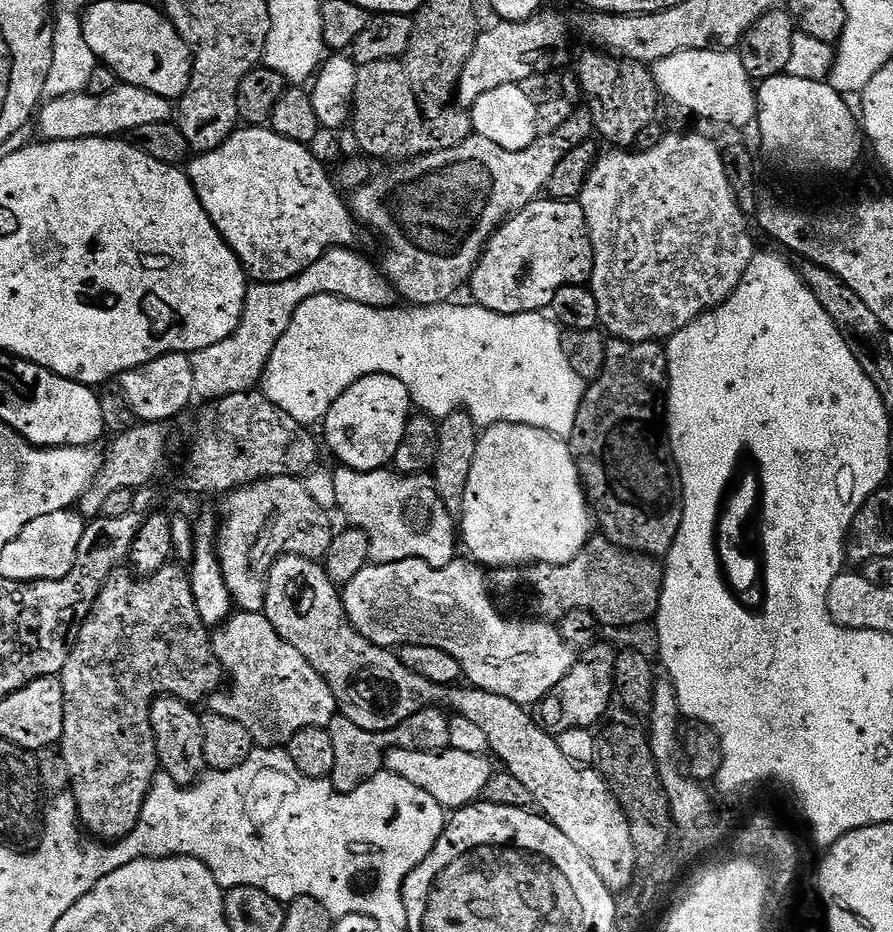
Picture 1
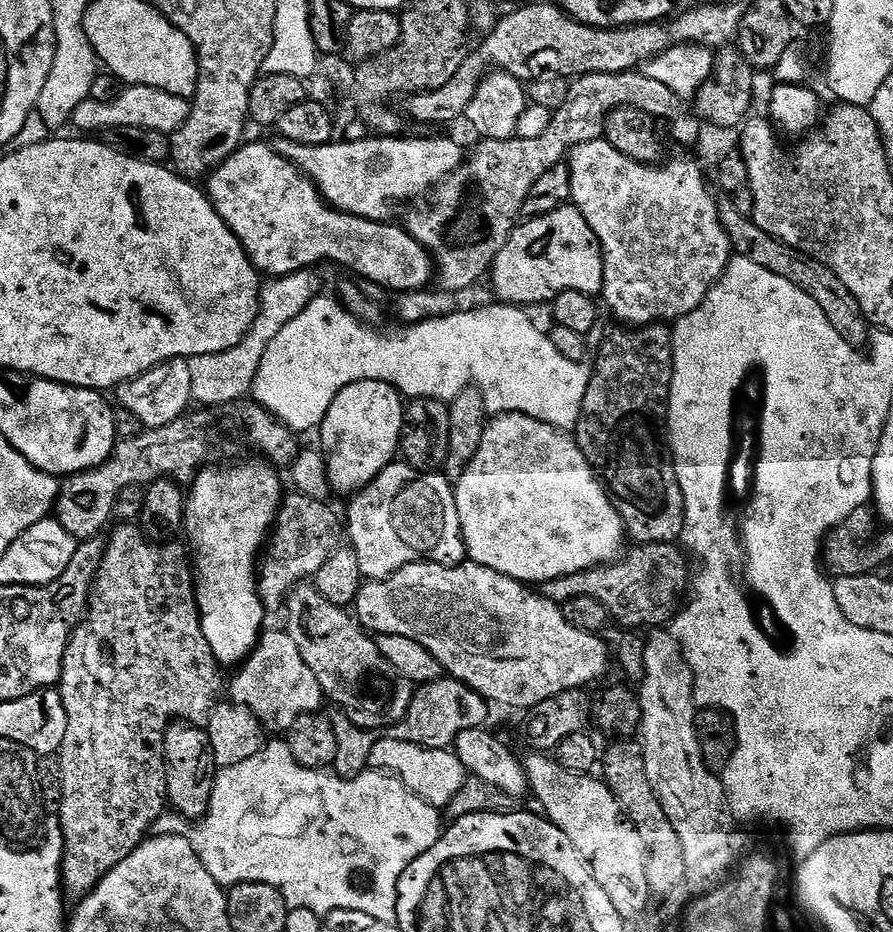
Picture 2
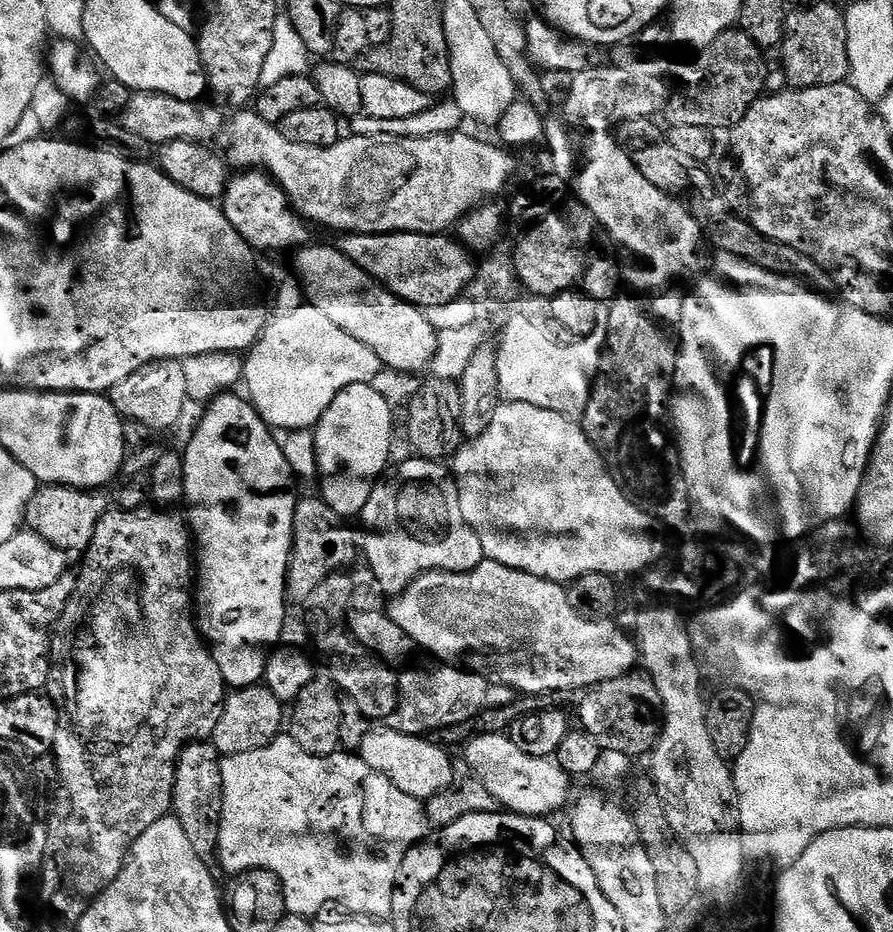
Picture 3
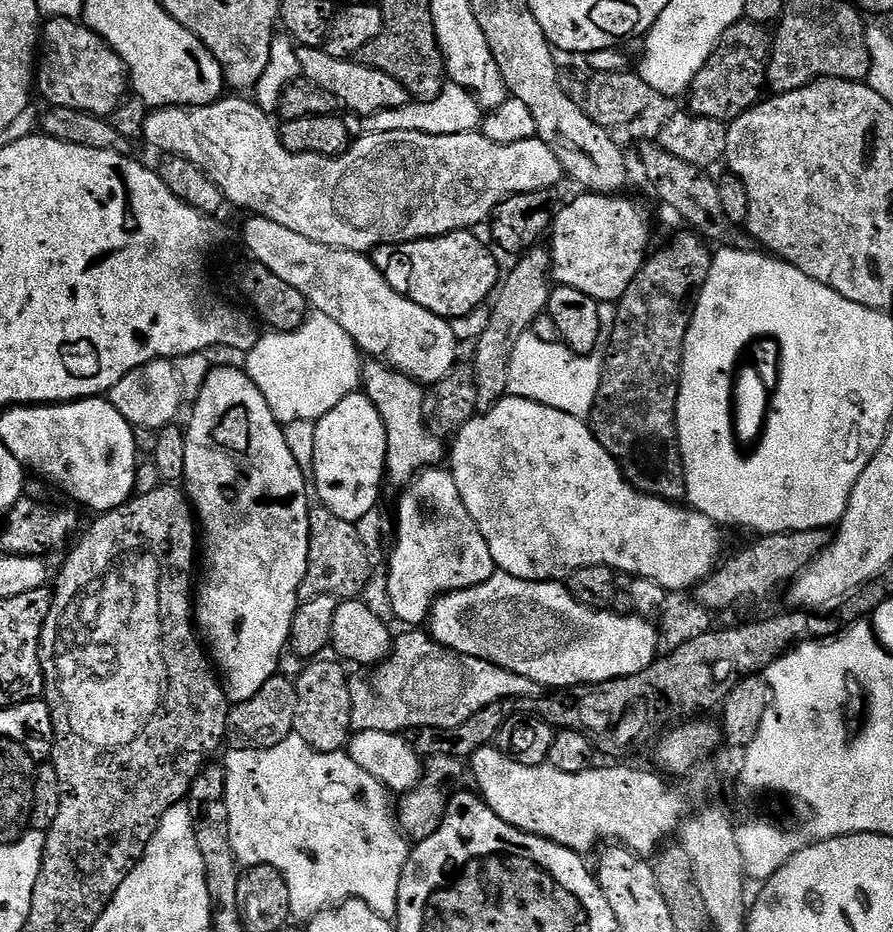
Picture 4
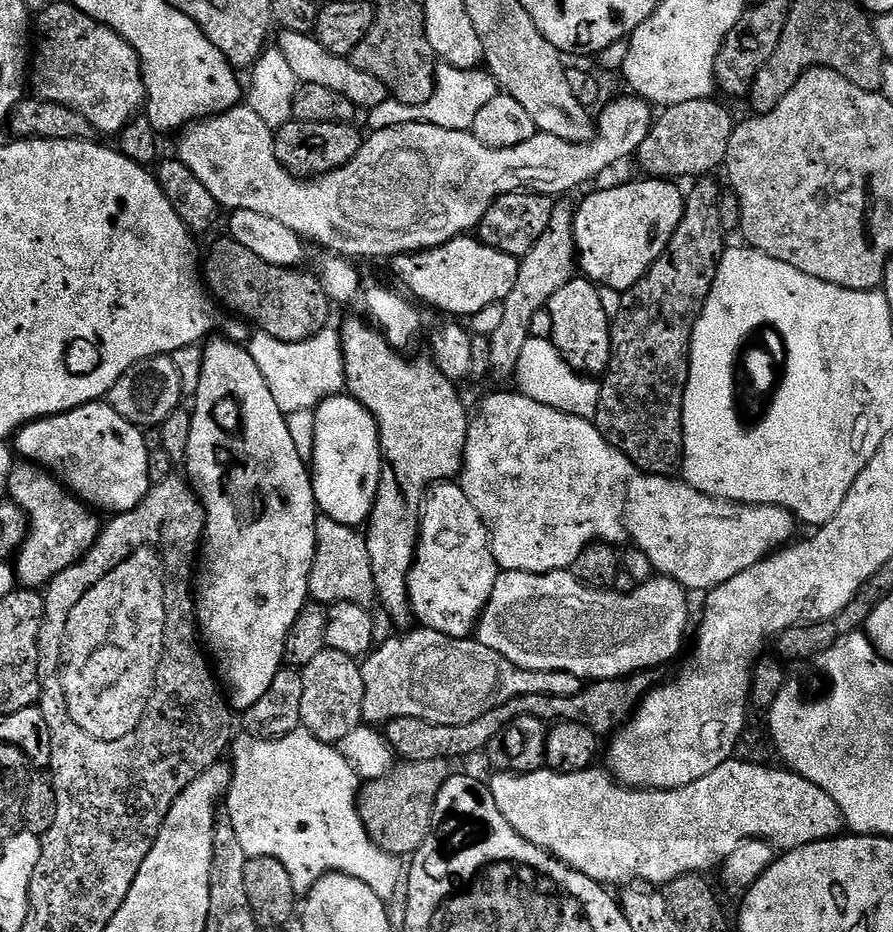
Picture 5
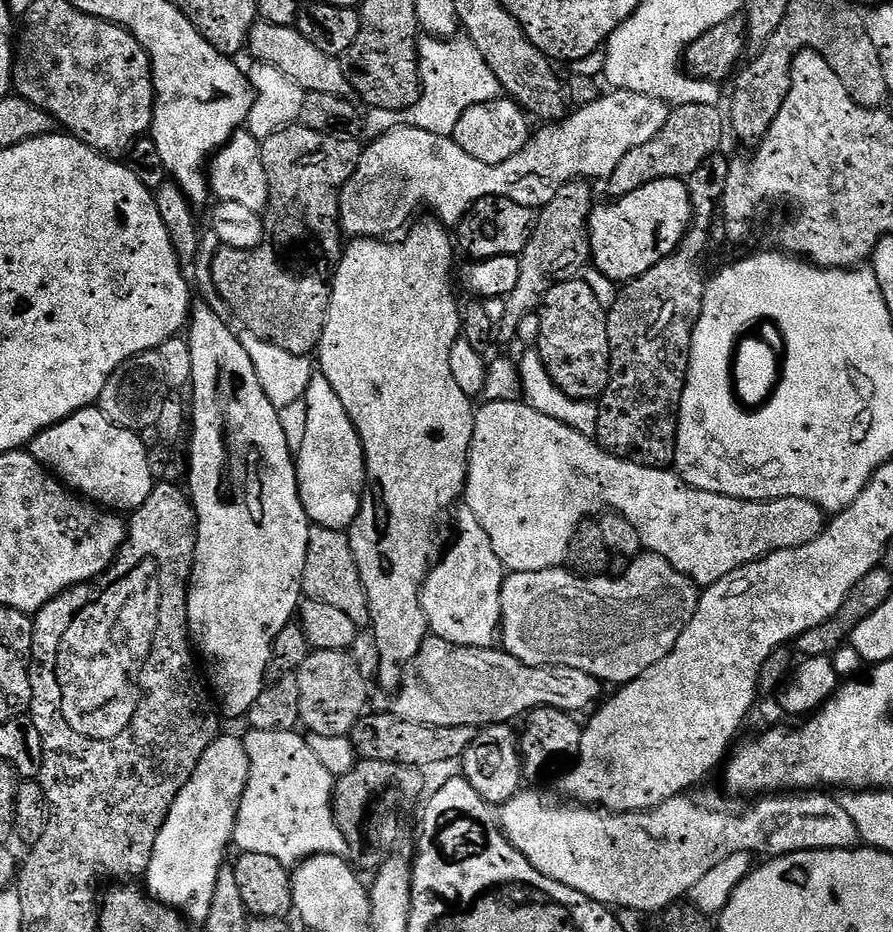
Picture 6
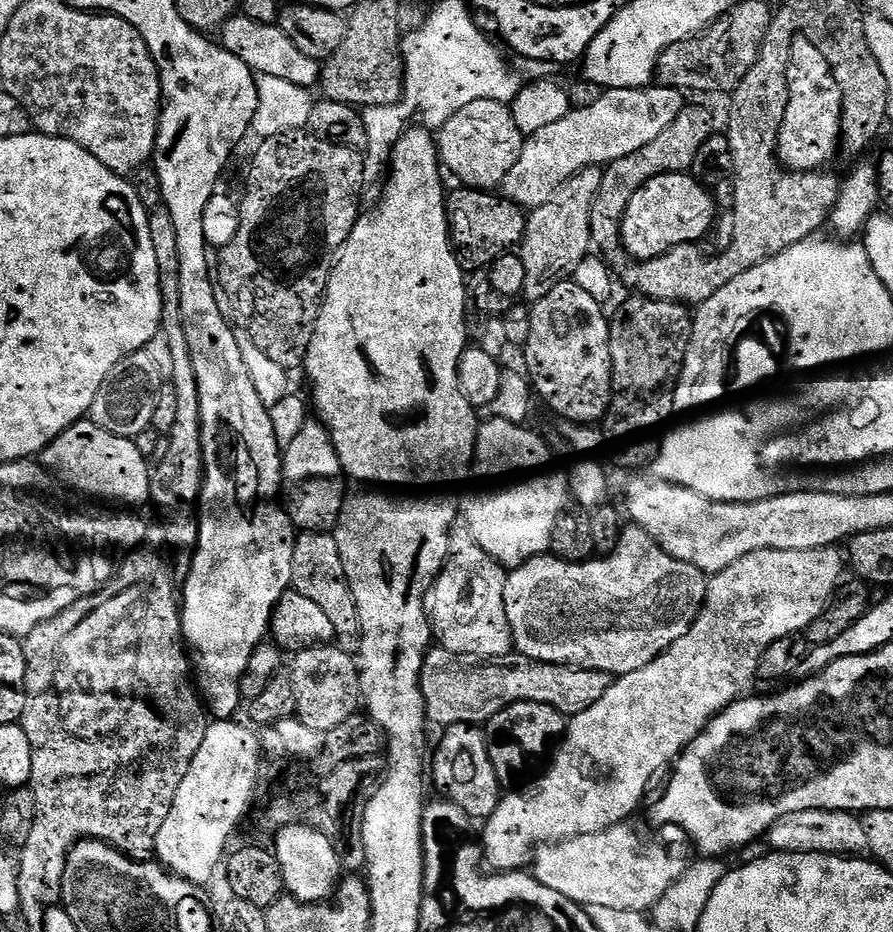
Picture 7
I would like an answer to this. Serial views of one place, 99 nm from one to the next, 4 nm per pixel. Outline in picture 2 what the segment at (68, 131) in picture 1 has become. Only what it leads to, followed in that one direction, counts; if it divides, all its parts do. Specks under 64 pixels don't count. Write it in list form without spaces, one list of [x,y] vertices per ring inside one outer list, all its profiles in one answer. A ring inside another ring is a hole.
[[[138,84],[125,87],[118,94],[118,98],[114,98],[114,102],[94,102],[90,98],[82,102],[82,106],[74,110],[70,124],[73,129],[81,128],[84,131],[81,133],[84,134],[100,134],[110,128],[145,128],[171,134],[176,132],[191,114],[191,103],[185,97],[166,94],[166,90]]]

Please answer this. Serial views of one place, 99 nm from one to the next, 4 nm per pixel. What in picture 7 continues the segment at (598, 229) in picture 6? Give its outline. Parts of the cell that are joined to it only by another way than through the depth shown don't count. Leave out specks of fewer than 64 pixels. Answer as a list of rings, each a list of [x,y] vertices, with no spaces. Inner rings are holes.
[[[667,172],[646,181],[630,198],[620,222],[621,242],[629,255],[635,260],[654,259],[674,246],[702,241],[708,231],[709,235],[717,223],[716,200],[703,186],[688,172]]]

